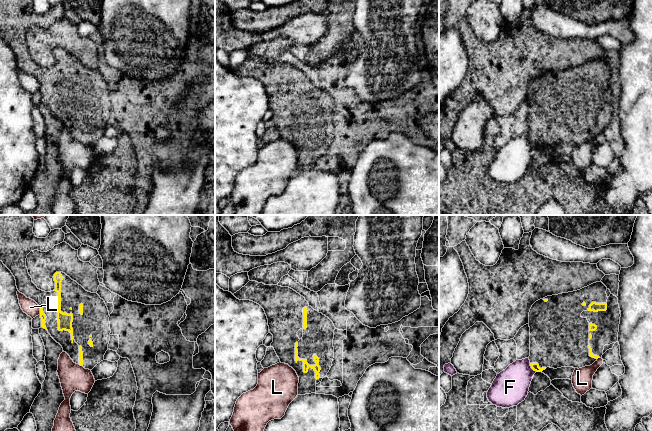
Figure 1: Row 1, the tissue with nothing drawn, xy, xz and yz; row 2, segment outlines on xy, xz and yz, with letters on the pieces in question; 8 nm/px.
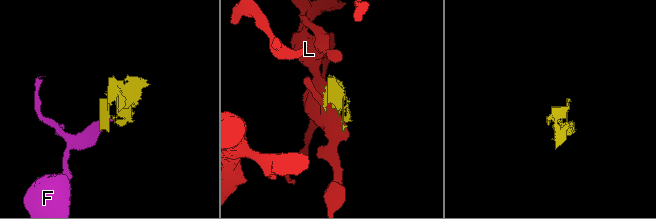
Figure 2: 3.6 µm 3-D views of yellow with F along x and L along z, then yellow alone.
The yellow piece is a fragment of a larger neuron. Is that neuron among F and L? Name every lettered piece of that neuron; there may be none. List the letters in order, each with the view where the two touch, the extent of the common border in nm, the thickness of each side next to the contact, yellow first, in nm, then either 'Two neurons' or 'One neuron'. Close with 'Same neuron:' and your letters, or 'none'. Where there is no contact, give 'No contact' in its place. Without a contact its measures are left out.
F: Touches yellow in yz. Shared border 90 nm. Thickness 60 nm (yellow) against 280 nm. Two neurons
L: Touches yellow in xy. Shared border 60 nm. Thickness 50 nm (yellow) against 120 nm. Two neurons
Same neuron: none

